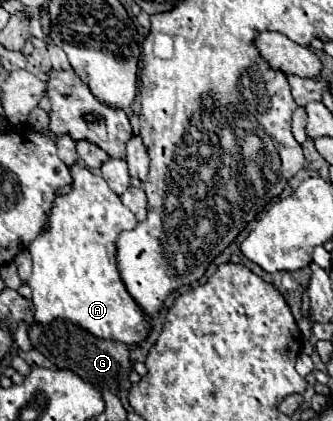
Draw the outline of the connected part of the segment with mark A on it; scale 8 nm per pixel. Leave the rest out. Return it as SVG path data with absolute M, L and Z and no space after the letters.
M77 162L71 166L71 174L73 174L73 192L55 198L53 208L47 212L45 230L29 246L29 252L33 256L33 274L29 278L29 288L33 290L31 302L35 308L33 320L43 326L53 324L55 320L63 320L91 332L95 338L115 340L127 346L139 346L151 332L151 318L145 316L141 306L127 292L119 276L117 248L115 248L119 232L133 230L137 220L133 212L127 206L123 206L119 196L107 186L107 182L101 176L91 174L87 166Z

